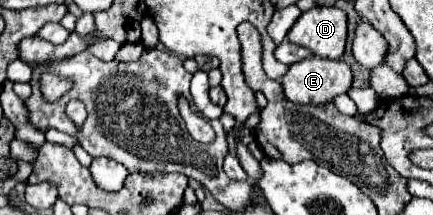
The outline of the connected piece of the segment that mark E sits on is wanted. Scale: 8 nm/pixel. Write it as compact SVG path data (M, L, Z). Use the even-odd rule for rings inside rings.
M305 58L283 76L285 96L295 104L325 104L351 86L351 68L343 60Z

